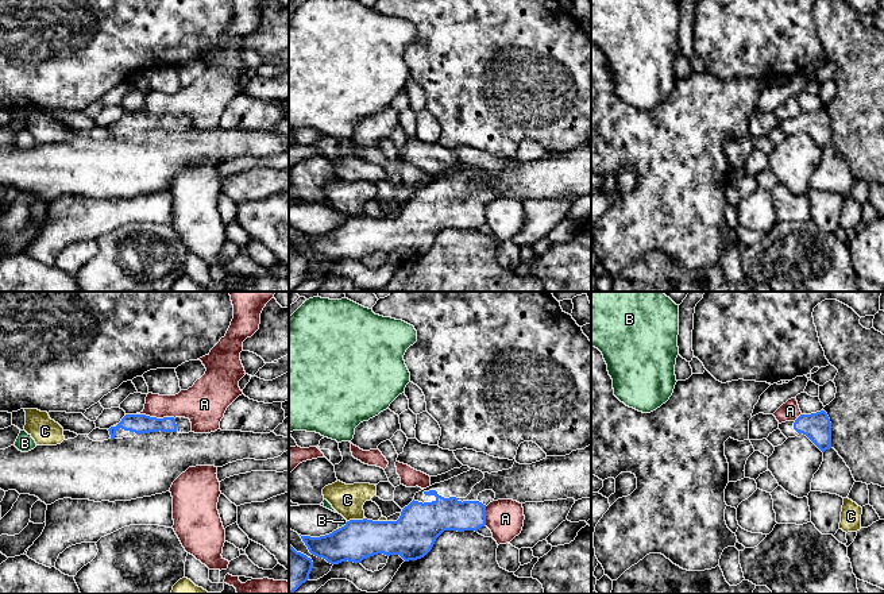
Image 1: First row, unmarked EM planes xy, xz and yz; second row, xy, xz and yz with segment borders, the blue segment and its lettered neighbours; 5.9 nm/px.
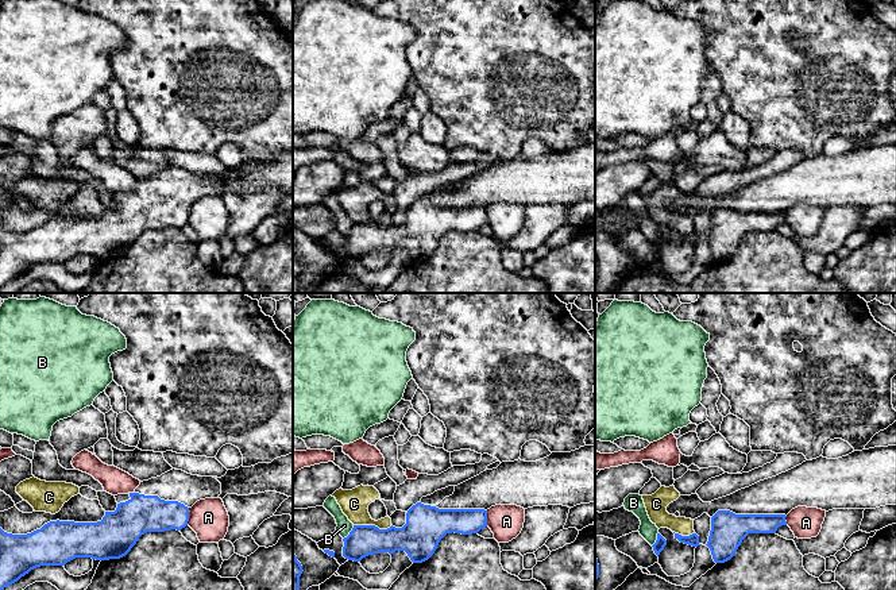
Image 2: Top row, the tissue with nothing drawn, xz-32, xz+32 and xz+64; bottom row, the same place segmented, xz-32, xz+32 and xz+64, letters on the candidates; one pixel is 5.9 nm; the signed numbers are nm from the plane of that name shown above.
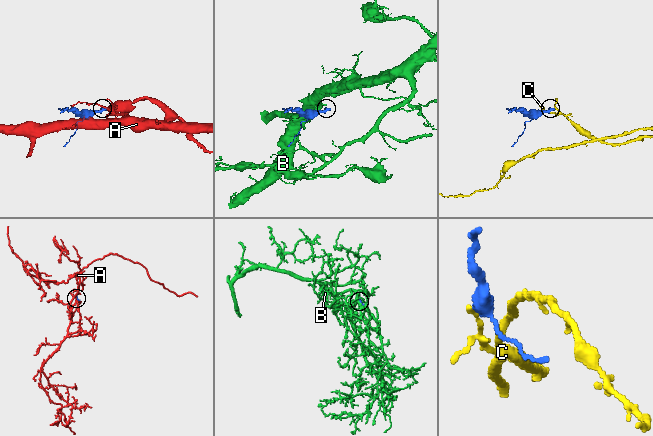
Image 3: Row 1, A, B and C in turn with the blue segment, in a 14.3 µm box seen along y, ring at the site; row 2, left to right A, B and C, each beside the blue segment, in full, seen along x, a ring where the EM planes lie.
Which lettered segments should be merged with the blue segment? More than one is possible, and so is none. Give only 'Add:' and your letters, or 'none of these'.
Add: none of these

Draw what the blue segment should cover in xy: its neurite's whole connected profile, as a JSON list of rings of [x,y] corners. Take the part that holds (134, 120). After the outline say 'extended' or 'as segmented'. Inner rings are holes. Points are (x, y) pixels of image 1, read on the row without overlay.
[[[126,112],[121,119],[109,127],[111,136],[134,135],[150,130],[178,130],[189,131],[192,120],[185,115],[150,115],[146,112]]] | extended

